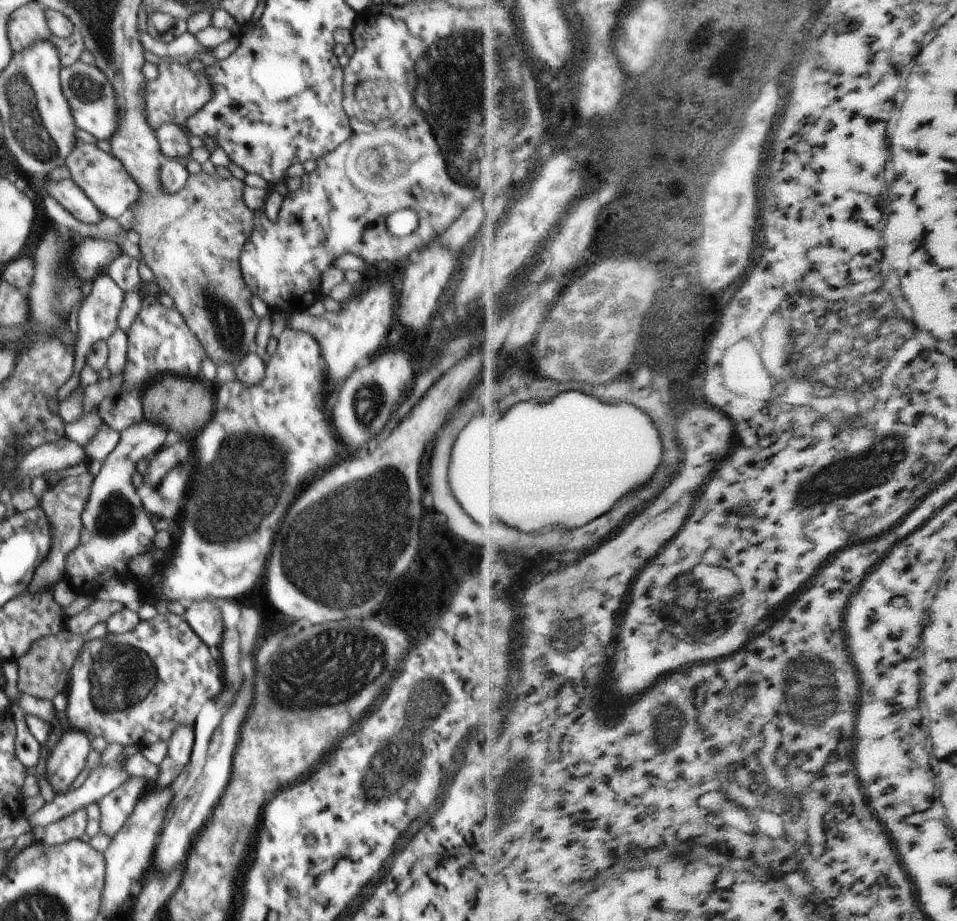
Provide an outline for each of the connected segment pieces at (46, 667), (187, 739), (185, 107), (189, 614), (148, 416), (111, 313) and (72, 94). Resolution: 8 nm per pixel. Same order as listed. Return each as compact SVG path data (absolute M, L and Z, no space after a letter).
M63 628L58 634L44 636L36 641L24 656L15 660L19 668L18 690L28 696L46 700L52 700L60 692L65 693L70 684L70 671L86 639Z
M178 726L174 734L167 740L168 750L164 760L155 768L153 785L156 789L168 788L170 782L182 772L186 762L190 760L194 742L194 732L190 726Z
M183 60L173 62L157 62L159 76L146 80L144 90L144 116L148 126L156 132L163 124L175 124L184 128L188 118L192 118L202 106L208 104L212 98L212 82L208 82L205 71L192 71L188 63Z
M203 600L190 603L184 612L184 618L206 646L214 648L218 646L218 642L222 642L224 620L215 602Z
M163 376L147 384L141 391L141 395L144 419L156 423L156 426L163 426L167 431L178 432L184 438L195 436L204 430L204 426L208 426L208 422L212 420L214 410L216 410L213 386L203 378Z
M107 274L95 278L92 283L92 291L84 298L80 310L78 310L78 342L76 342L76 354L74 357L74 374L58 389L56 395L60 403L66 400L80 384L80 373L85 366L85 358L92 348L92 344L98 341L107 341L115 330L118 329L118 312L124 302L124 291Z
M83 61L74 62L72 66L61 67L60 82L62 92L68 100L76 129L80 128L92 134L98 140L110 140L118 128L118 108L116 108L116 92L110 80L104 76L100 68Z

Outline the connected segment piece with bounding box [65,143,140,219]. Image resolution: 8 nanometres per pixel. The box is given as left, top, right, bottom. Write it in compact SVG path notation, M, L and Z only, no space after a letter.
M77 143L76 148L68 154L65 165L70 170L71 179L106 217L117 219L138 202L140 186L136 184L136 180L130 178L130 174L124 170L124 166L116 156L104 152L97 145Z

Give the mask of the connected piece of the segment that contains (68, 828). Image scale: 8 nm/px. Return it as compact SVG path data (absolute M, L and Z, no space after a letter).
M78 810L62 820L50 822L44 827L35 826L31 830L34 833L35 841L46 845L55 846L71 839L81 839L86 834L86 823L88 822L86 810Z

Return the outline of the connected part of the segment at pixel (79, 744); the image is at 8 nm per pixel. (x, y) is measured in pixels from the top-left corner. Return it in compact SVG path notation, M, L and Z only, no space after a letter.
M69 728L54 752L46 756L46 776L56 792L66 792L82 772L92 750L90 744L84 731Z

